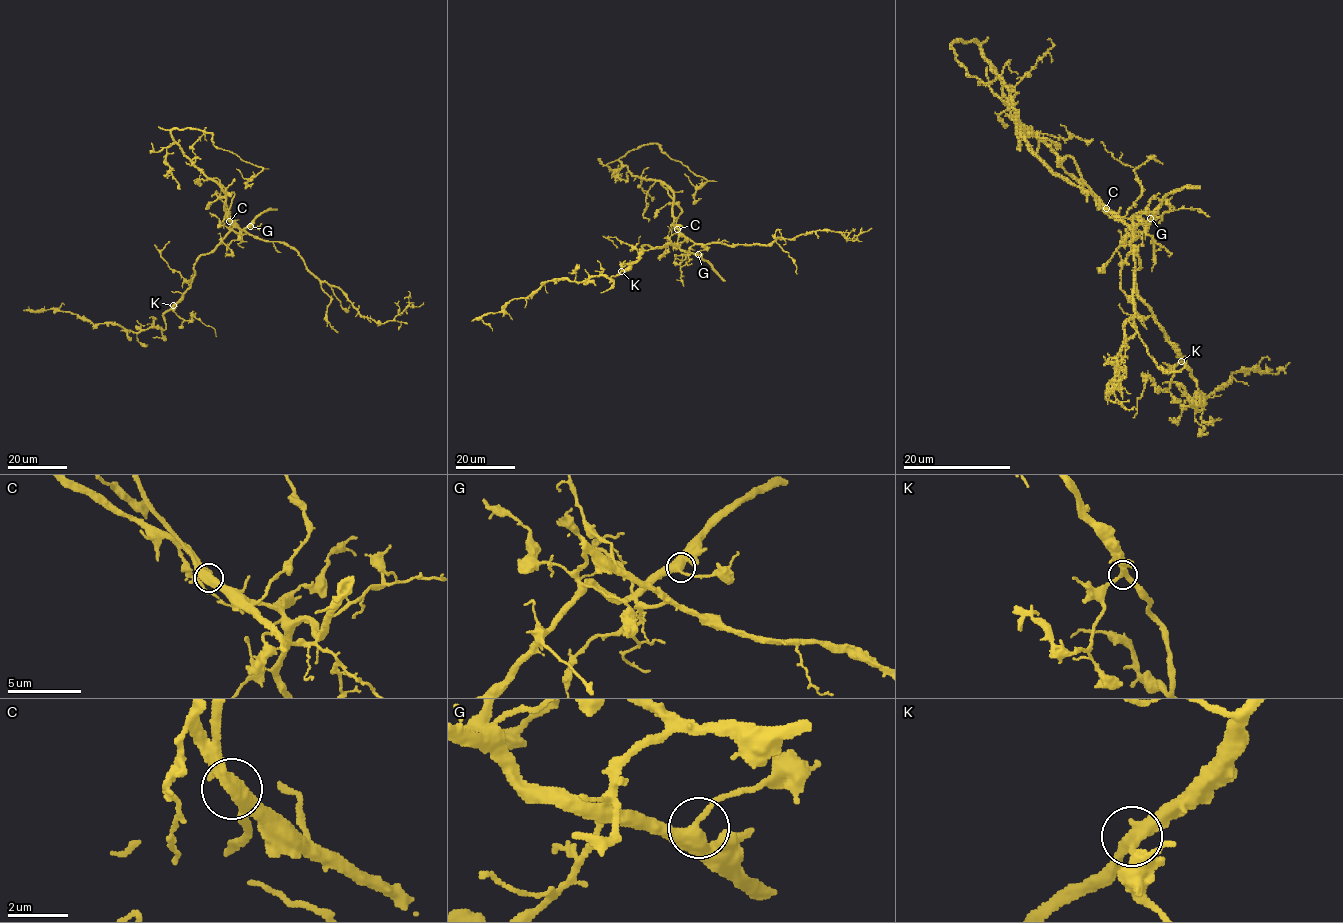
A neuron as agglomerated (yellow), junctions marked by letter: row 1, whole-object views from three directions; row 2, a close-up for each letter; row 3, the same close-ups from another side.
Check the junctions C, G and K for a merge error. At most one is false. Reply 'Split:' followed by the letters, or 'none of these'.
Split: C

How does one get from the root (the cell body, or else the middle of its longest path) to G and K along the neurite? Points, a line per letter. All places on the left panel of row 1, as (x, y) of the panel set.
G: (230, 226), (238, 233), (250, 226)
K: (230, 226), (221, 242), (198, 259), (190, 287), (173, 305)

